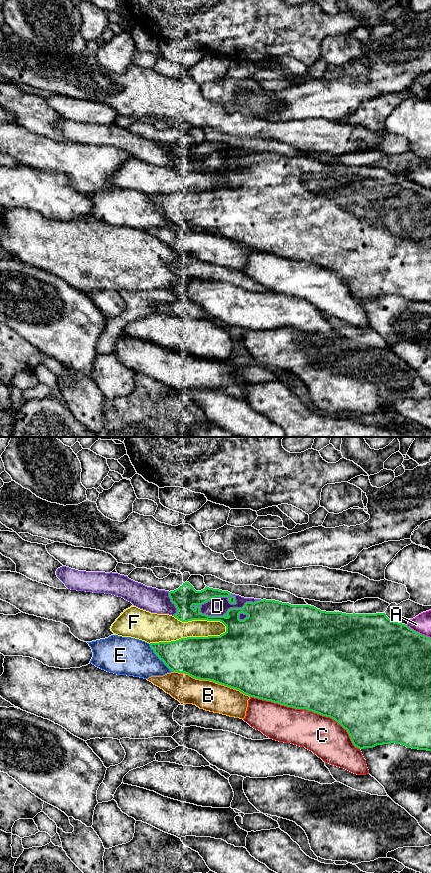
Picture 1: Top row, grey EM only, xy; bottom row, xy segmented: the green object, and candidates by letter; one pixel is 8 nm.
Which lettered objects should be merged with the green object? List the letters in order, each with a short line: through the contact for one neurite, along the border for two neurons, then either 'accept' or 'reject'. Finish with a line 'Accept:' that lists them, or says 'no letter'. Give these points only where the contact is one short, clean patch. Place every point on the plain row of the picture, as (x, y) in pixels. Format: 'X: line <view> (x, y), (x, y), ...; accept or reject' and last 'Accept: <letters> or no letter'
A: reject
B: reject
C: reject
D: reject
E: reject
F: reject
Accept: no letter

